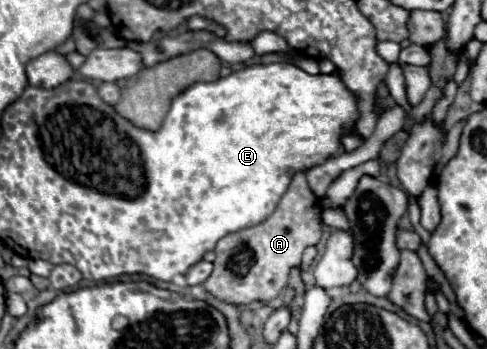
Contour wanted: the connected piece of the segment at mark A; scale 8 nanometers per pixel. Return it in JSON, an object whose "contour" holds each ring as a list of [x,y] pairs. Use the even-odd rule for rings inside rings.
{"contour":[[[296,172],[290,188],[278,202],[274,214],[250,228],[226,234],[218,240],[214,254],[216,260],[212,274],[204,282],[204,288],[216,298],[230,304],[250,304],[256,300],[274,300],[288,284],[292,266],[298,266],[306,246],[312,246],[322,236],[322,206],[308,188],[304,172]]]}

